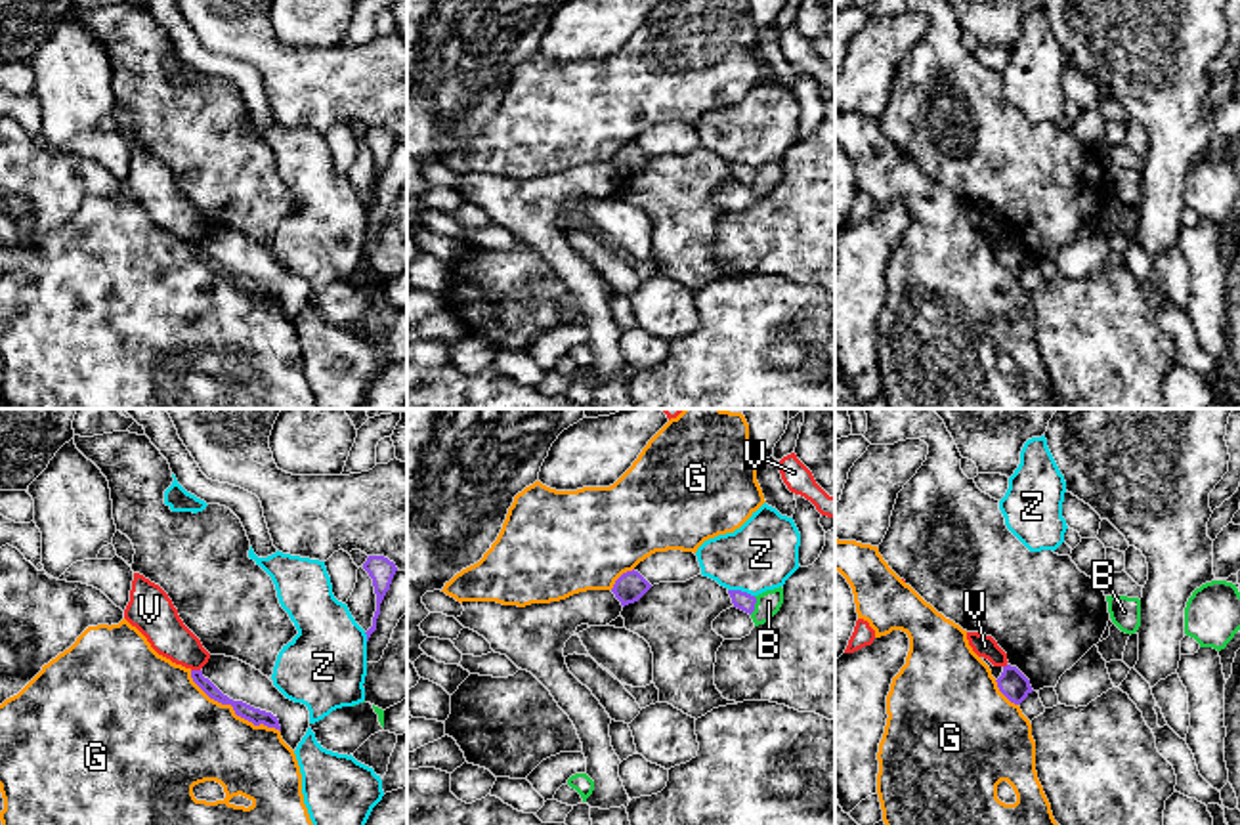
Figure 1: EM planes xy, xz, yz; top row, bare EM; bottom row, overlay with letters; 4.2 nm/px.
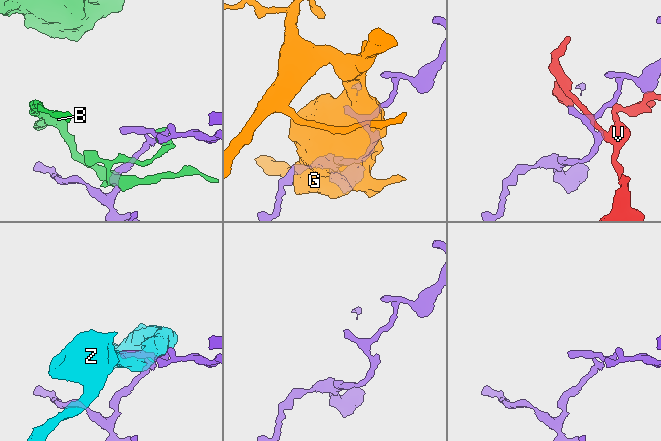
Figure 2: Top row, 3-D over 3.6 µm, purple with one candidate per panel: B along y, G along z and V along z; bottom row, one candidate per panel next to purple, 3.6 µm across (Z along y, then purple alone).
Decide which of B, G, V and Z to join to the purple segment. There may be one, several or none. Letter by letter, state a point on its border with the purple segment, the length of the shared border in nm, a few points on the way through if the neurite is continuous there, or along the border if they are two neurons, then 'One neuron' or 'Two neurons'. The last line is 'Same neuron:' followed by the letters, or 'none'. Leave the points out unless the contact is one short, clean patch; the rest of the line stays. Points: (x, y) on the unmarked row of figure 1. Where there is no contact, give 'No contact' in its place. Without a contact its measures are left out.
B: Touches purple at xz (753, 178). Shared border 80 nm. Two neurons
G: Touches purple at xy (234, 281). Shared border 460 nm. Two neurons
V: Touches purple at xy (195, 243). Shared border 40 nm. Boundary: xy (192, 241), (199, 243). Two neurons
Z: Touches purple at xz (740, 163). Shared border 120 nm. Boundary: xz (728, 161), (740, 161), (753, 169). Two neurons
Same neuron: none

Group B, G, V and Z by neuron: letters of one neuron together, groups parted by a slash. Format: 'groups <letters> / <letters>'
groups B / G / V / Z

